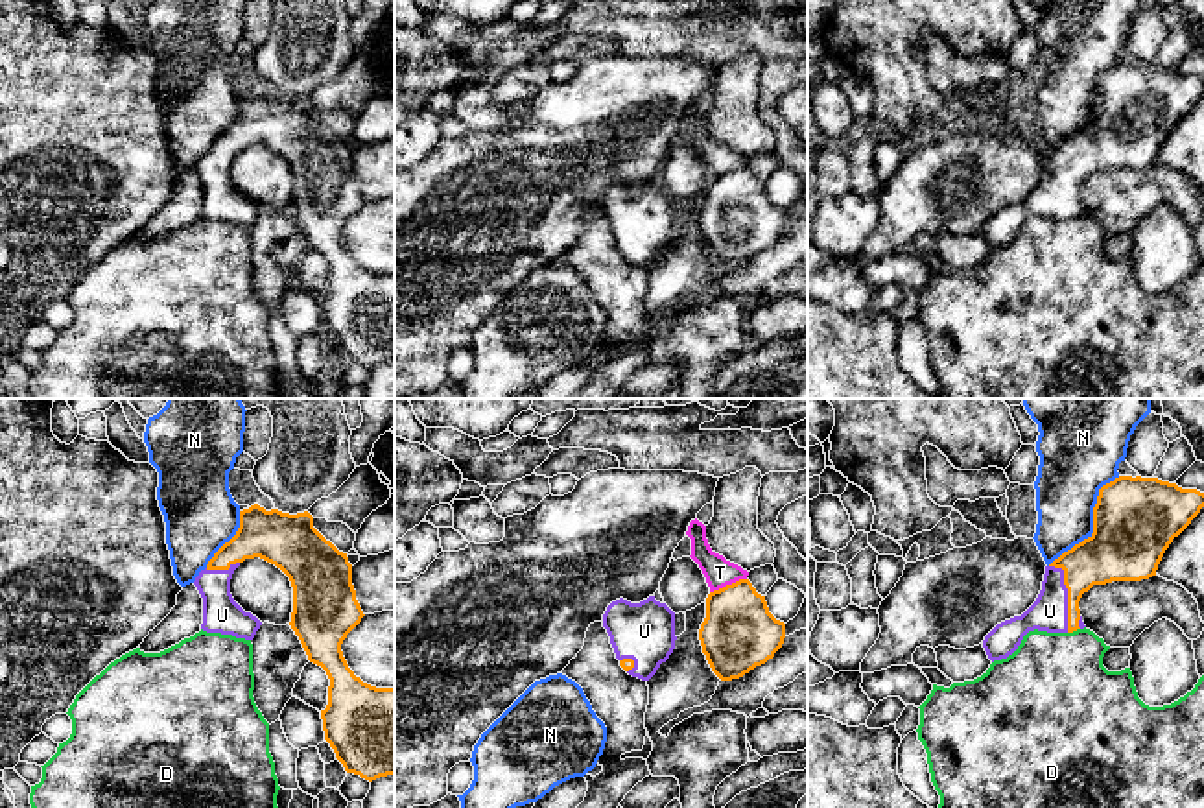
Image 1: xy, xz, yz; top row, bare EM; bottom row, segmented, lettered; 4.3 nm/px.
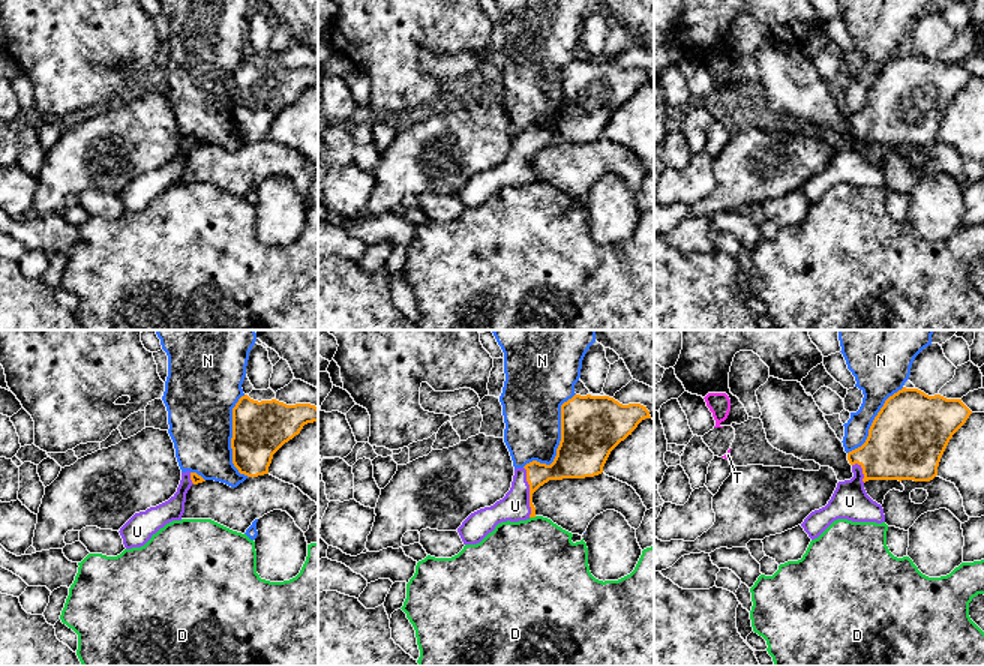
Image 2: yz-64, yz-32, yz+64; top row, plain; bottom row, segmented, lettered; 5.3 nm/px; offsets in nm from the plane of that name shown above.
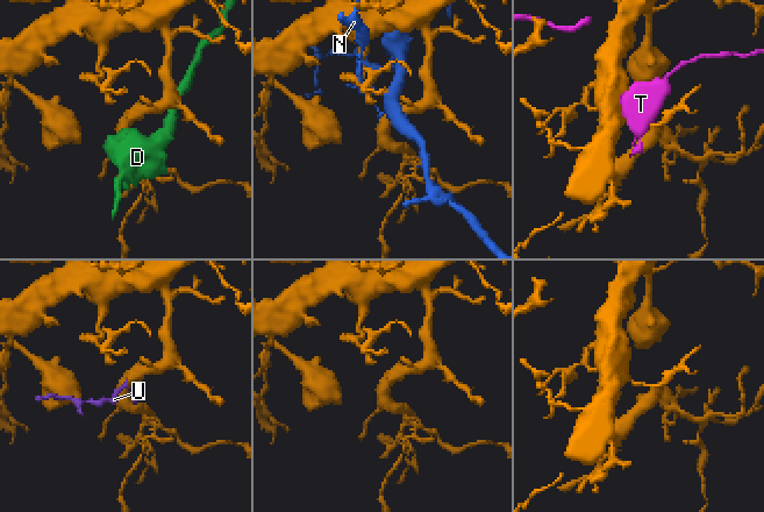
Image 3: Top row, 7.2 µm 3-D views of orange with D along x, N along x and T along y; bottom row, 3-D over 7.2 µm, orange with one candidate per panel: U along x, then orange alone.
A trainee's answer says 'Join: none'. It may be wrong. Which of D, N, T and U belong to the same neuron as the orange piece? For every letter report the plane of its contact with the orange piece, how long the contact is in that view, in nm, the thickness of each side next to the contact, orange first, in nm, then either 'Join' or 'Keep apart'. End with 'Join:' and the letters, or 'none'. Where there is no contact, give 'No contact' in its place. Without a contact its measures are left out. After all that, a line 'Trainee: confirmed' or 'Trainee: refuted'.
D: Touches orange in yz. Shared border 60 nm. Thickness 150 nm (orange) against 440 nm. Keep apart
N: Touches orange in yz. Shared border 500 nm. Thickness 360 nm (orange) against 280 nm. Keep apart
T: Touches orange in xz. Shared border 170 nm. Thickness 320 nm (orange) against 130 nm. Keep apart
U: Touches orange in yz. Shared border 300 nm. Thickness 220 nm (orange) against 160 nm. Join
Join: U
Trainee: refuted

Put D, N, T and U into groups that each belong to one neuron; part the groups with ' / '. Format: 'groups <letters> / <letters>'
groups D / N / T / U

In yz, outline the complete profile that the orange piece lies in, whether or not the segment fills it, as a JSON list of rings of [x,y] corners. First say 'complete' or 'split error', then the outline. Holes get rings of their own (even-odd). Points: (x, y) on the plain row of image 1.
split error; [[[1119,63],[1099,76],[1093,120],[1045,153],[1036,188],[983,227],[988,245],[1012,242],[1029,218],[1084,216],[1079,188],[1093,172],[1156,162],[1173,129],[1204,94],[1204,79],[1158,65]]]

